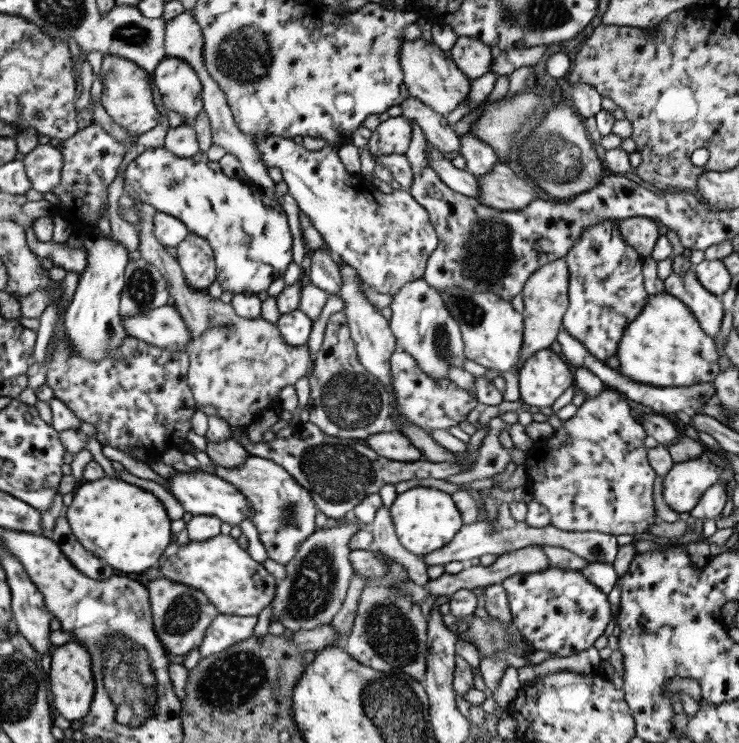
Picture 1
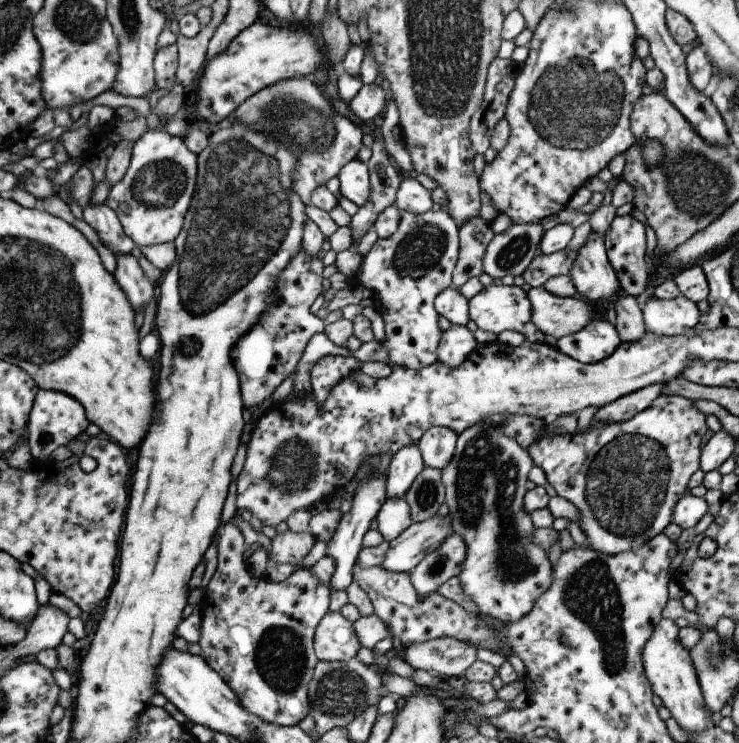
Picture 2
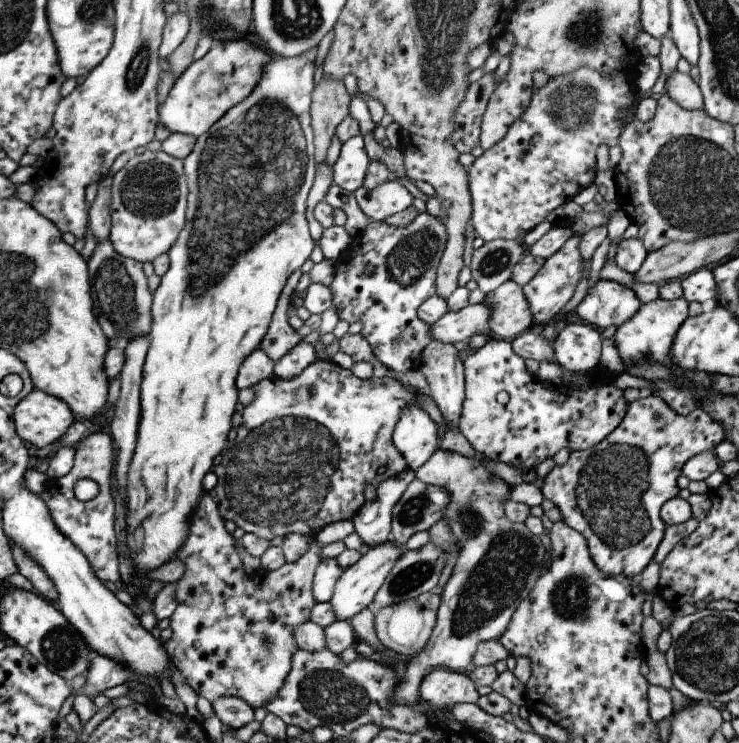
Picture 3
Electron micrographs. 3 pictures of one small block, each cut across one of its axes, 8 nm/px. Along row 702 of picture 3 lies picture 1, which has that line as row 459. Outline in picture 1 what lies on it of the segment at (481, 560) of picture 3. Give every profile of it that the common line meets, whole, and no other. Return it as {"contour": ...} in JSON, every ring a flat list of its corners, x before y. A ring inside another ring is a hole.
{"contour":[[399,431,378,432,367,437,363,442,375,451,375,454,405,462,415,462,424,458,422,452,415,448,408,438]]}

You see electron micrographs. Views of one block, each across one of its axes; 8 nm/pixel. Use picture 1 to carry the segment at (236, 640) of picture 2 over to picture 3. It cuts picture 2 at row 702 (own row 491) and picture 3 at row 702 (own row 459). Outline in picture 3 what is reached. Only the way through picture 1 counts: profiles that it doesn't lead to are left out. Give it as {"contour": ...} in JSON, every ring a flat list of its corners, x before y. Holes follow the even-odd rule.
{"contour":[[203,492,197,510,189,516,189,536,185,544,175,554,183,562,185,570,175,584,175,610,169,617,171,637,164,642,165,652,173,662,175,669,183,676,198,696,208,702,216,701,222,696,235,697,249,704,253,710,267,706,277,692,281,690,285,676,291,670,291,658,298,649,293,638,293,630,309,621,309,612,315,606,310,586,317,564,321,562,321,548,315,538,310,540,309,549,295,562,283,564,275,571,260,571,257,575,243,572,240,550,235,548,235,539,224,527,224,520,219,516,213,498]]}

